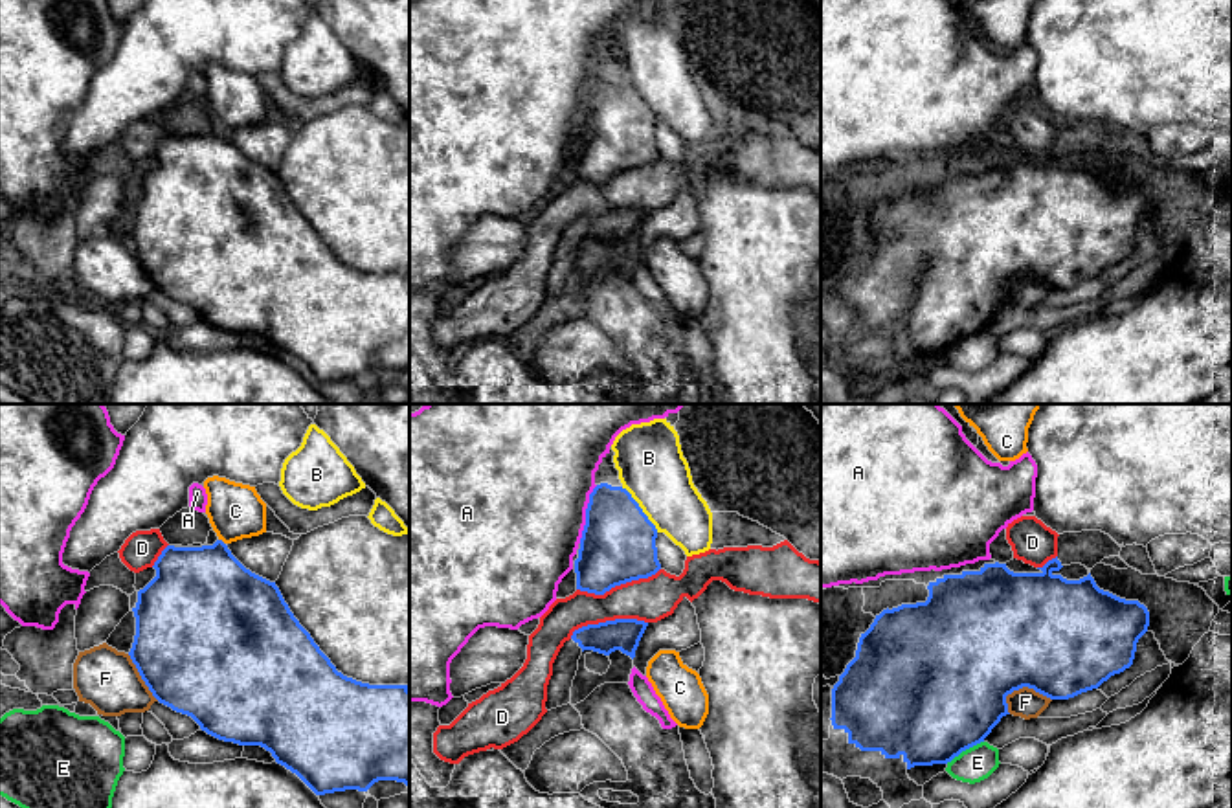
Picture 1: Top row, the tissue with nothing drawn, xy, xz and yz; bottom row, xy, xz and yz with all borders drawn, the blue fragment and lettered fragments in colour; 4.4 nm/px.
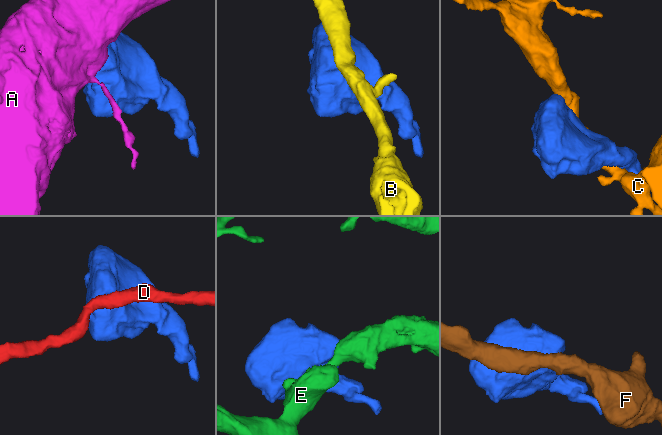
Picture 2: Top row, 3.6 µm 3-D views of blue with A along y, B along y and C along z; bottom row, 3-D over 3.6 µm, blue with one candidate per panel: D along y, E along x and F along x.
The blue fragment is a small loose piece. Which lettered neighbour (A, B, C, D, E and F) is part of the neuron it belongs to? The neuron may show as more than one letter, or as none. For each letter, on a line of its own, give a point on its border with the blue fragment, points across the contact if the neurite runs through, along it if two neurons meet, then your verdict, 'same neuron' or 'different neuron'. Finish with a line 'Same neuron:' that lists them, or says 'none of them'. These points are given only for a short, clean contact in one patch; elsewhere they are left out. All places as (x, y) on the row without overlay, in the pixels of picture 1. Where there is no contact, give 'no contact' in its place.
A: meets blue in xz at (586, 103); border along xz (597, 74), (590, 83), (586, 112), (579, 131); different neuron
B: meets blue in xz at (641, 98); border along xz (621, 76), (658, 120); different neuron
C: meets blue in xy at (223, 131); different neuron
D: meets blue in xz at (617, 173); different neuron
E: meets blue in yz at (964, 338); border along yz (983, 329), (946, 351); different neuron
F: meets blue in yz at (1029, 276); different neuron
Same neuron: none of them

